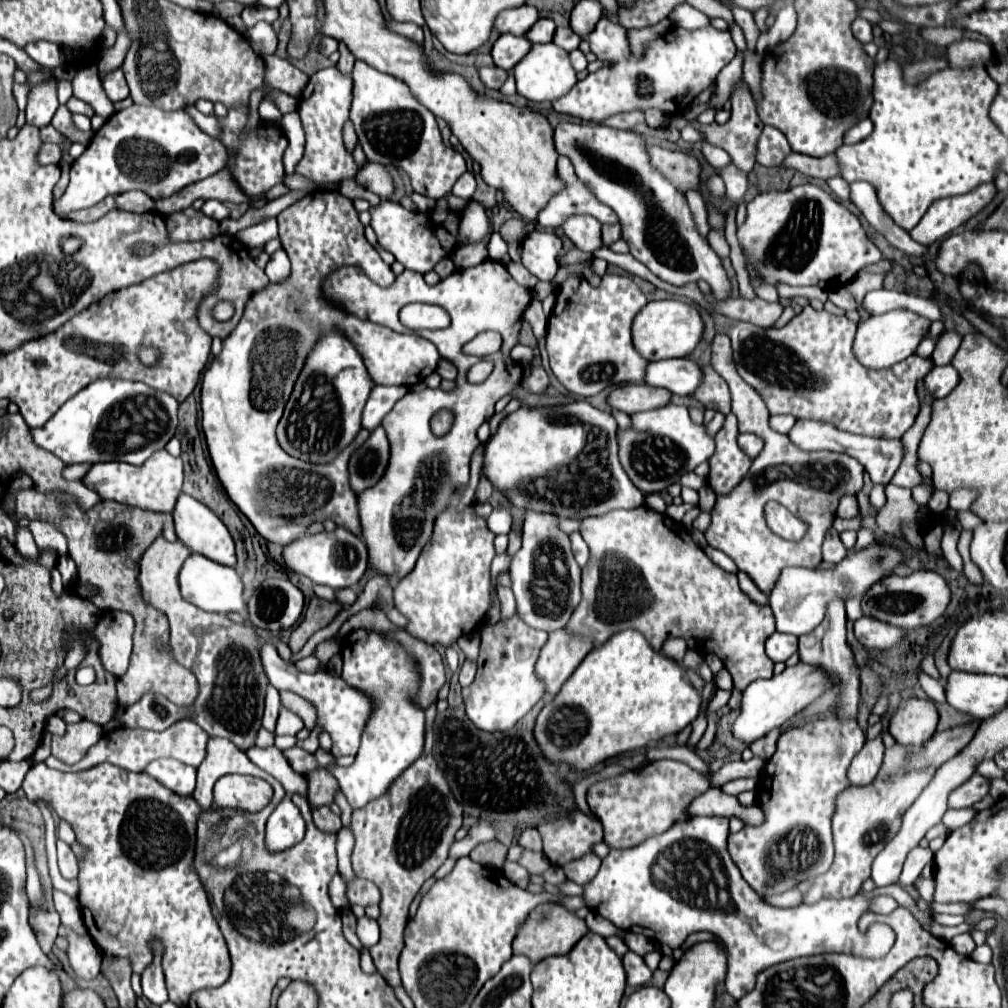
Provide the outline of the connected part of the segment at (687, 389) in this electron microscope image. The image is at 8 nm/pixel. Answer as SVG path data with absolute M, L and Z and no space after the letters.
M663 359L649 363L647 385L663 387L675 395L693 395L703 383L703 365L693 359Z

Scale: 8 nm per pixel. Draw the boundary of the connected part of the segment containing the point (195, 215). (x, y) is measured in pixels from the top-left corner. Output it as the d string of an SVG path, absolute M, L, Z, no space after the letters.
M191 207L167 215L167 225L173 241L201 241L219 235L219 223Z

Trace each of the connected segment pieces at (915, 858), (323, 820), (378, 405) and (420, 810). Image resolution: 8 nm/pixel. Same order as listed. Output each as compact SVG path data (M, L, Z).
M915 847L915 849L907 855L903 873L901 873L899 877L899 885L913 885L915 879L921 875L921 871L923 871L923 867L925 867L927 863L933 863L933 851L931 851L931 849Z
M317 807L317 809L311 809L311 813L313 813L313 821L315 821L315 825L319 825L319 829L325 829L325 831L341 829L341 817L331 813L329 807Z
M373 387L365 409L363 409L363 429L371 431L375 425L381 425L383 417L393 409L393 405L407 393L407 387Z
M431 755L419 757L419 761L393 783L393 789L389 789L385 797L379 797L363 809L353 811L353 871L357 877L373 881L381 891L381 917L377 919L381 939L369 951L379 975L383 975L391 987L401 985L399 953L403 949L403 929L407 925L409 905L421 885L445 863L449 845L453 843L455 831L461 823L461 805L453 801L453 795L445 785L445 777L441 777L441 771L433 765Z

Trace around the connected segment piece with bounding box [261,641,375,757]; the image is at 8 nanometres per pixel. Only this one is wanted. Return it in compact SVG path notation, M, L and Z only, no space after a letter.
M263 641L261 643L261 661L263 661L263 669L265 675L269 679L271 685L283 685L281 689L289 689L297 695L301 695L305 701L309 701L315 709L317 709L317 725L331 735L333 739L333 757L343 757L343 755L355 755L359 751L359 741L363 735L363 729L375 709L373 699L351 687L343 677L335 677L329 673L329 669L321 669L315 673L301 673L295 669L295 665L283 661L273 643Z

